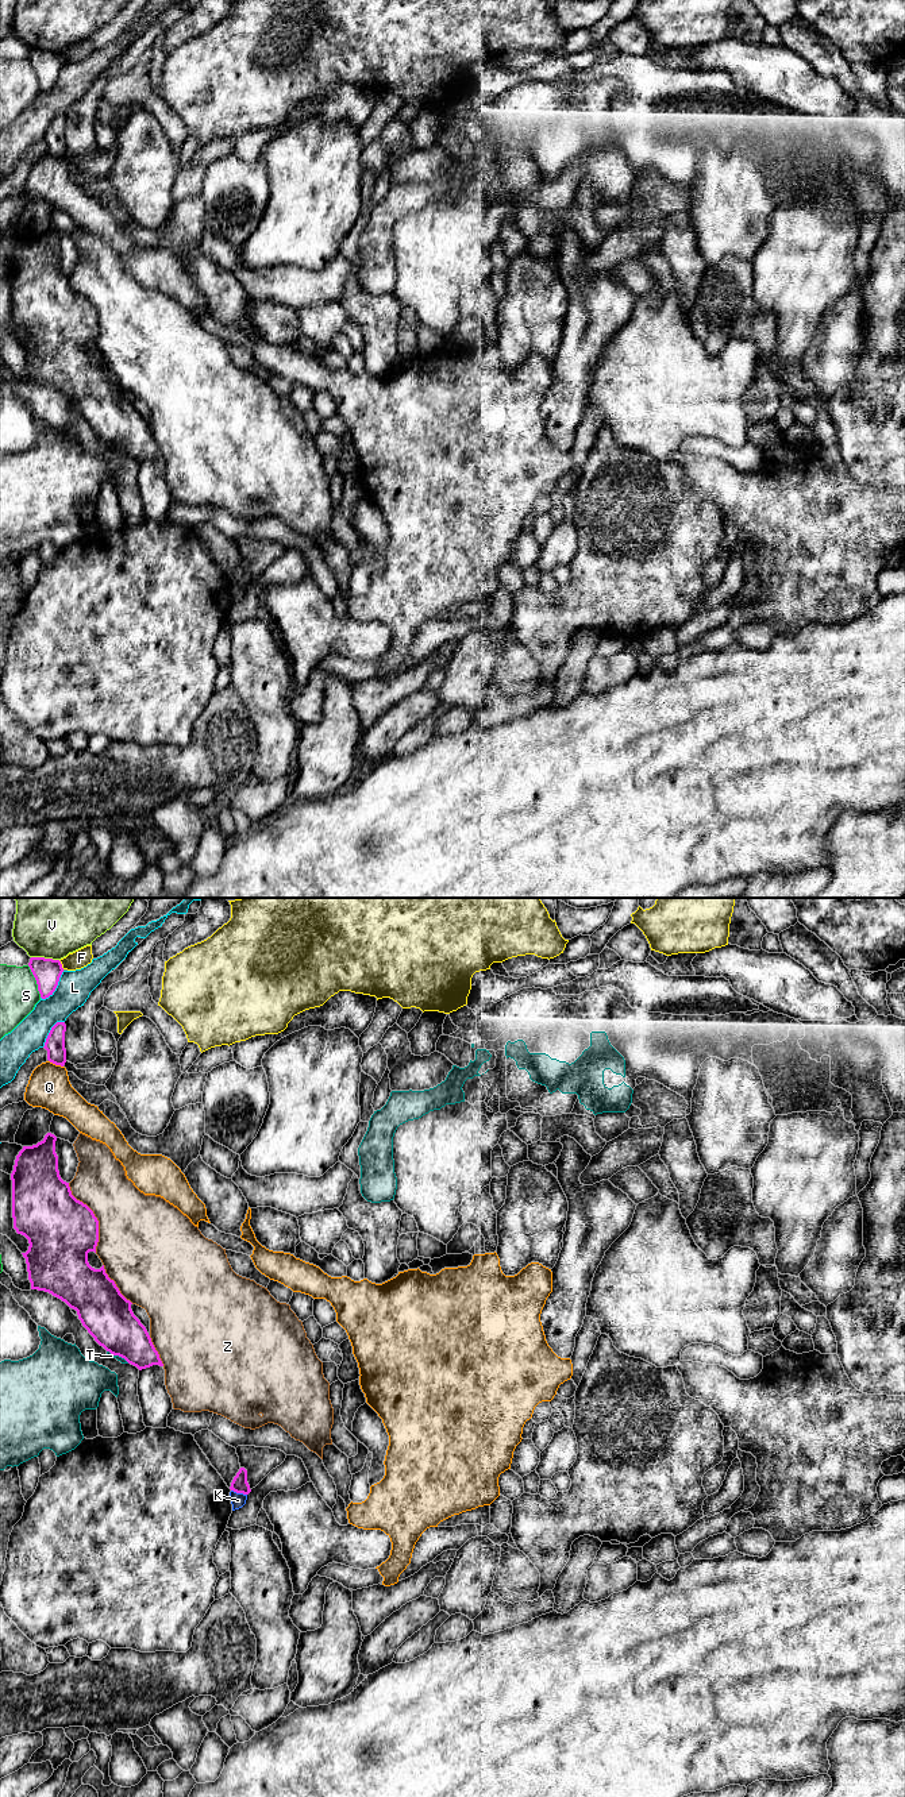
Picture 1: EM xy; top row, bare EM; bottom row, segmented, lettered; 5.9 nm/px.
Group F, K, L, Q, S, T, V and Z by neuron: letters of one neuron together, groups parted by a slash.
F / K / L / Q / S / T / V / Z

